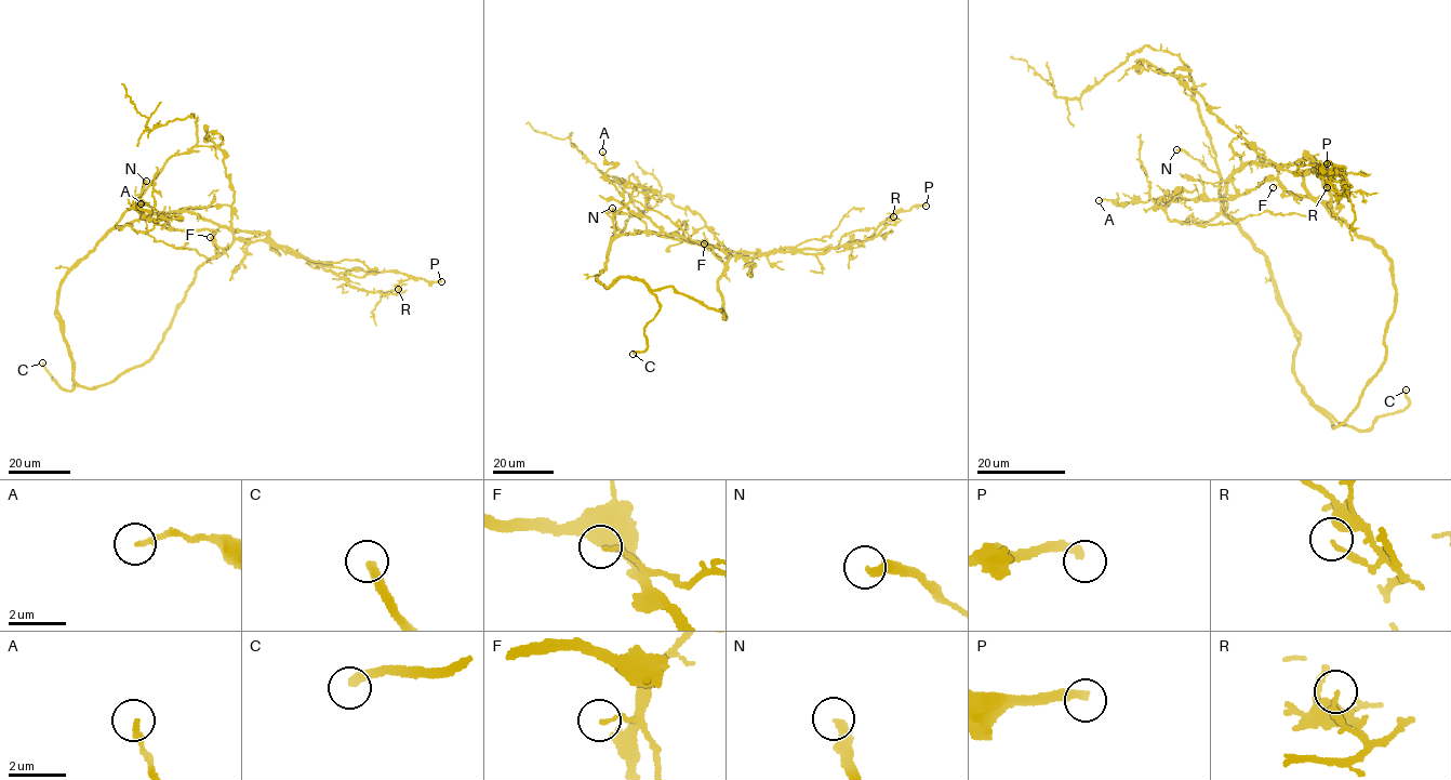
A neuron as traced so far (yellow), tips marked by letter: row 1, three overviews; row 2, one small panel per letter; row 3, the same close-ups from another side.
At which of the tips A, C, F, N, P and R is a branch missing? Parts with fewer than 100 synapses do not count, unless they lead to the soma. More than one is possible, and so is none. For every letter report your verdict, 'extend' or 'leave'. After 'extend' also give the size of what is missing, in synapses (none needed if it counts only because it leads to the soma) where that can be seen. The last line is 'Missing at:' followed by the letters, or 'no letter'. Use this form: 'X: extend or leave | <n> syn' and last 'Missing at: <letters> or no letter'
A: leave
C: extend
F: leave
N: leave
P: extend | 100 syn
R: leave
Missing at: C, P

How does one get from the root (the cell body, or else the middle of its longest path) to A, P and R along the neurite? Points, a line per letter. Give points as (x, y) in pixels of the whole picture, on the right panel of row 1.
A: (1220, 193), (1222, 211), (1198, 222), (1190, 214), (1186, 223), (1169, 220), (1162, 199), (1099, 200)
P: (1220, 193), (1222, 212), (1226, 182), (1250, 162), (1287, 166), (1309, 155), (1328, 175), (1343, 172), (1327, 163)
R: (1220, 193), (1222, 212), (1226, 182), (1246, 166), (1287, 166), (1309, 155), (1343, 174), (1349, 194), (1327, 187)

